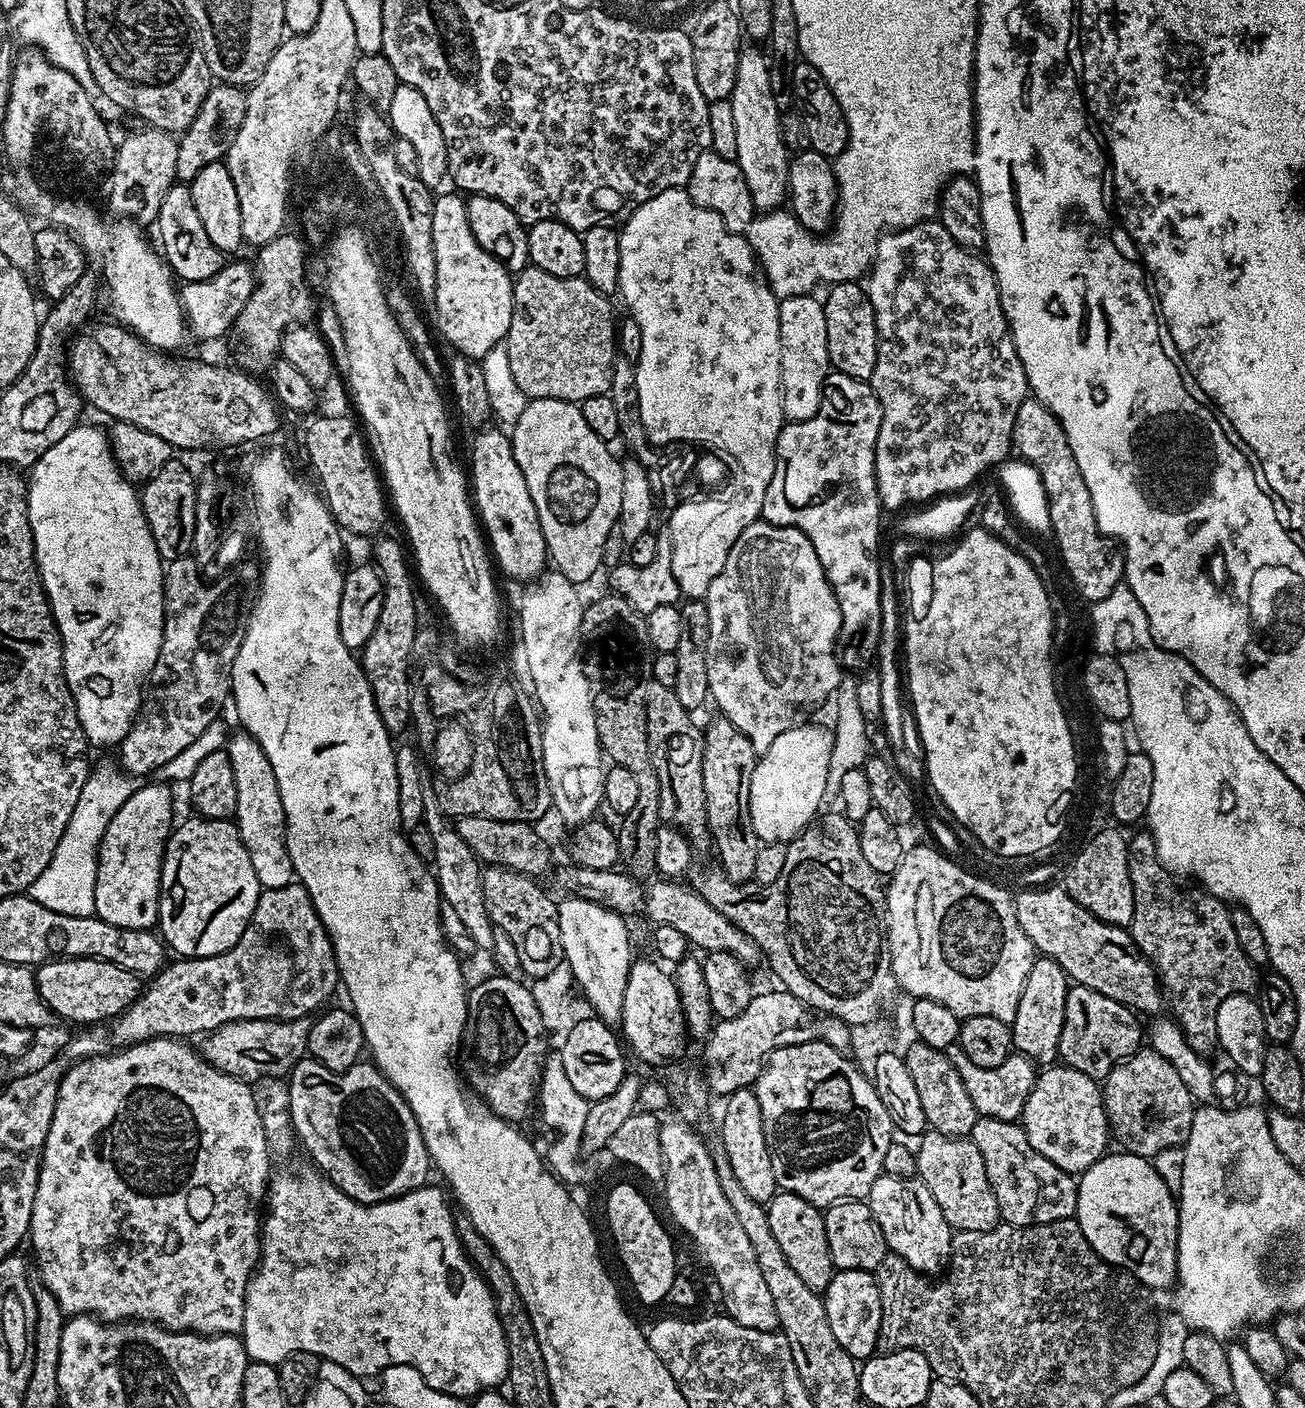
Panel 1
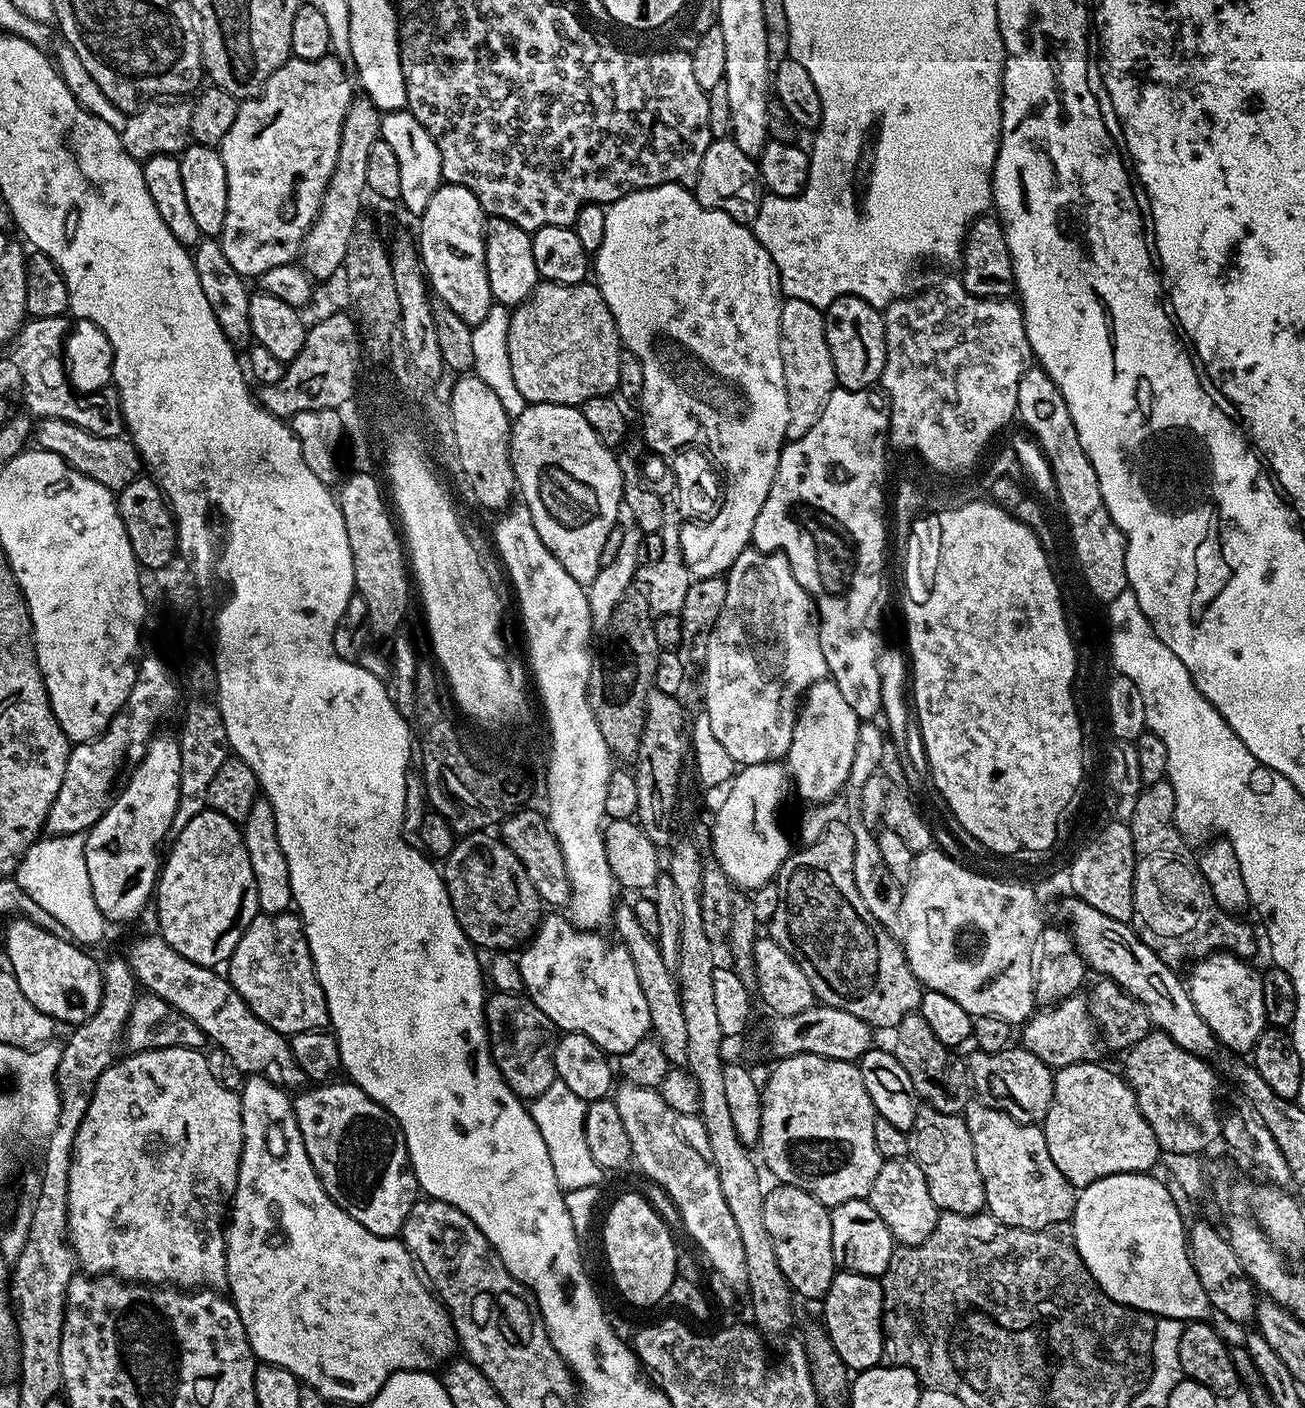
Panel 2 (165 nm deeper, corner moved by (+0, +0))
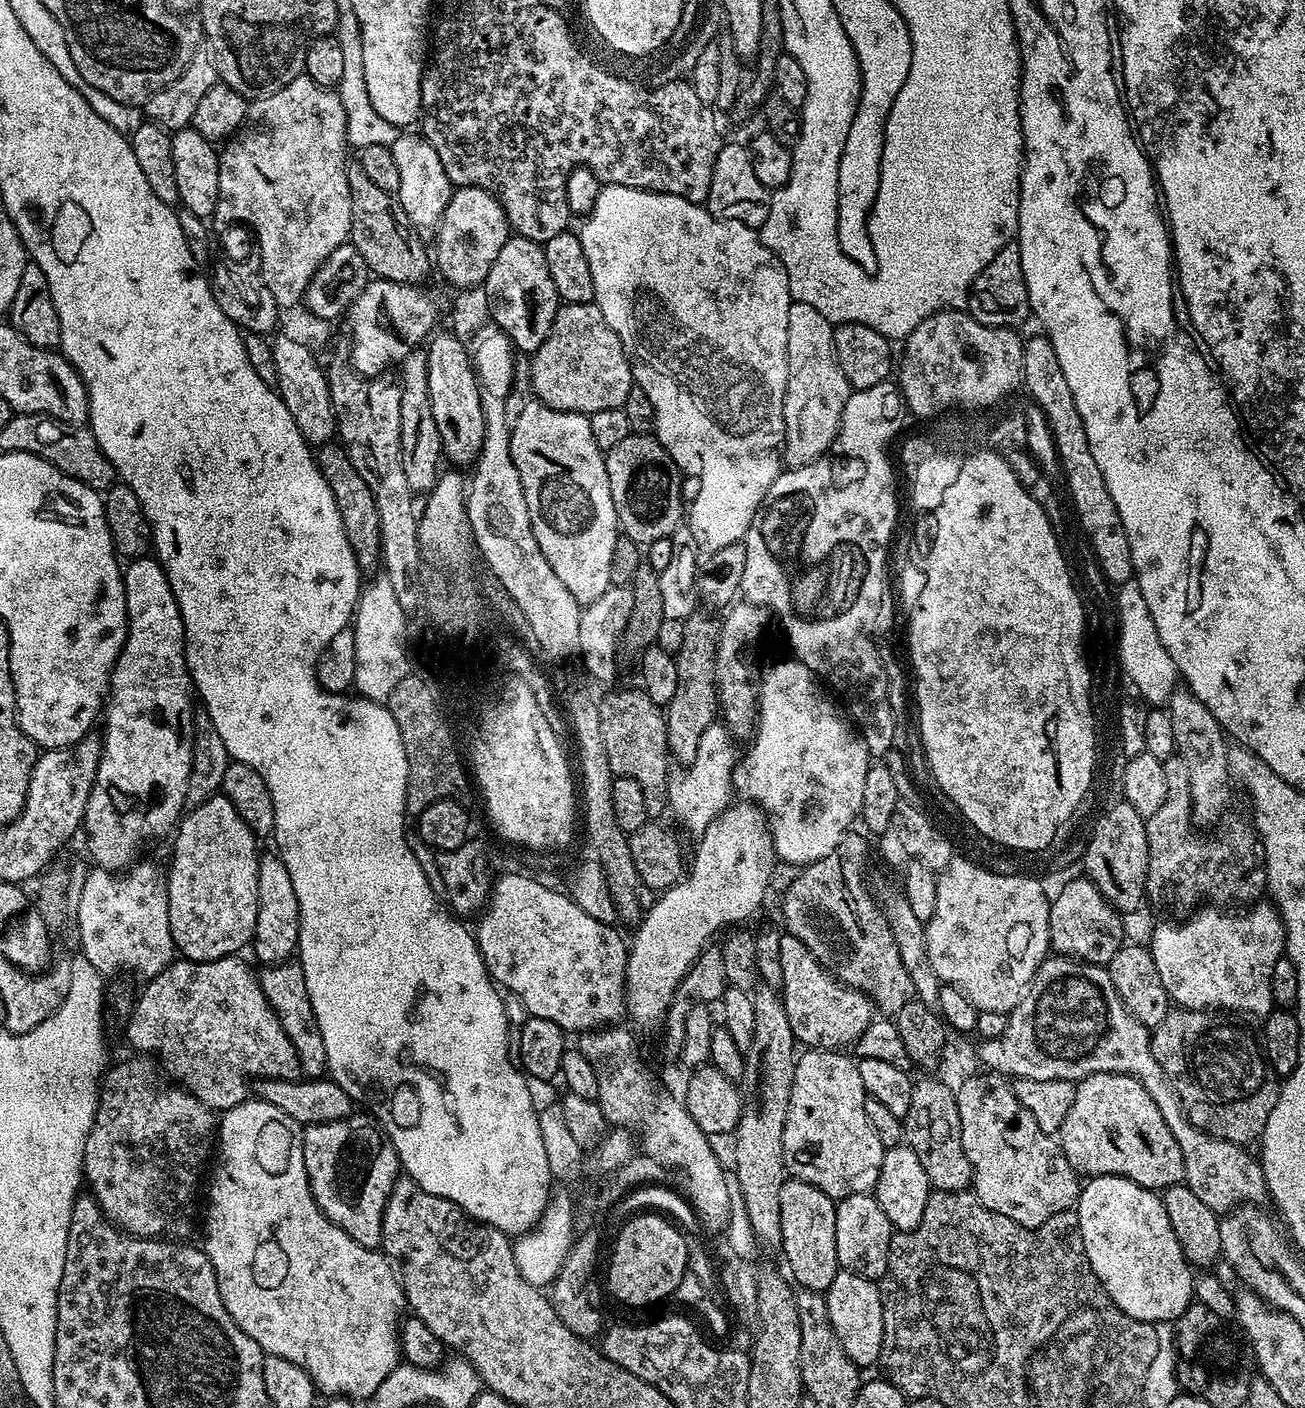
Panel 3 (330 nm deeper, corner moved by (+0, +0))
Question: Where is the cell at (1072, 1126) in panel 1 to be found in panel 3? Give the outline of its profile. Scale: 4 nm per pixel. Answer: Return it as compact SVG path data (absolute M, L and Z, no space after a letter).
M1099 1072L1087 1076L1076 1084L1074 1106L1070 1106L1070 1114L1066 1114L1066 1122L1062 1122L1058 1133L1058 1143L1066 1154L1070 1166L1085 1177L1124 1176L1138 1186L1153 1190L1163 1190L1181 1183L1184 1178L1182 1150L1178 1142L1174 1142L1174 1134L1170 1134L1170 1126L1166 1126L1166 1118L1162 1118L1162 1110L1150 1098L1150 1094L1142 1086L1142 1082L1127 1072Z

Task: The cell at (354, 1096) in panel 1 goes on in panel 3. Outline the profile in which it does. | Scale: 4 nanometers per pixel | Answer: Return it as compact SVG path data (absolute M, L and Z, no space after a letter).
M353 1114L335 1120L334 1122L322 1122L321 1124L309 1124L303 1129L304 1165L308 1175L308 1185L312 1191L316 1205L324 1212L330 1222L334 1222L354 1242L358 1242L367 1248L379 1249L382 1244L382 1218L386 1210L386 1202L390 1198L392 1188L401 1175L400 1155L392 1145L392 1141L384 1135L384 1129L371 1115L359 1116Z

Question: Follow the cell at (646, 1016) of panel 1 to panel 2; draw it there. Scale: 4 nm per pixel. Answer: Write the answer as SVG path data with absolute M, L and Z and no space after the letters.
M545 915L540 921L536 935L528 941L518 956L524 983L523 991L561 1033L586 1034L586 1038L594 1041L603 1052L619 1058L624 1052L633 1050L638 1042L650 1036L650 1006L646 1006L642 986L638 986L634 962L630 962L630 954L624 949L624 945L619 942L613 942L612 945L603 944L596 936L599 935L595 931L578 930L567 915Z

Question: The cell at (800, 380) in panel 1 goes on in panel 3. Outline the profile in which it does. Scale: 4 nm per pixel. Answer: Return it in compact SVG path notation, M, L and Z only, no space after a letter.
M797 300L790 306L786 354L788 377L784 395L784 446L782 460L797 468L814 461L834 442L842 422L842 410L850 395L850 385L834 350L834 325L814 306Z

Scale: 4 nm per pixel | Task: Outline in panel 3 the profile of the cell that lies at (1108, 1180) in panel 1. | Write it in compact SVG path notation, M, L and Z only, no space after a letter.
M1093 1176L1081 1187L1080 1199L1075 1203L1074 1211L1080 1219L1086 1258L1090 1258L1094 1274L1116 1305L1130 1314L1130 1318L1149 1322L1179 1320L1194 1300L1194 1272L1182 1254L1182 1246L1178 1246L1178 1238L1174 1238L1170 1218L1166 1218L1163 1199L1153 1189L1138 1186L1124 1176Z

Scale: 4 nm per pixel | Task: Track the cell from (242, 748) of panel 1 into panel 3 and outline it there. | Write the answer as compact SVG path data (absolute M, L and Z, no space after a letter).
M261 855L258 866L258 914L256 931L250 948L256 951L261 965L282 964L293 959L300 942L300 907L298 894L294 894L294 882L290 882L290 870L280 861L279 855Z

